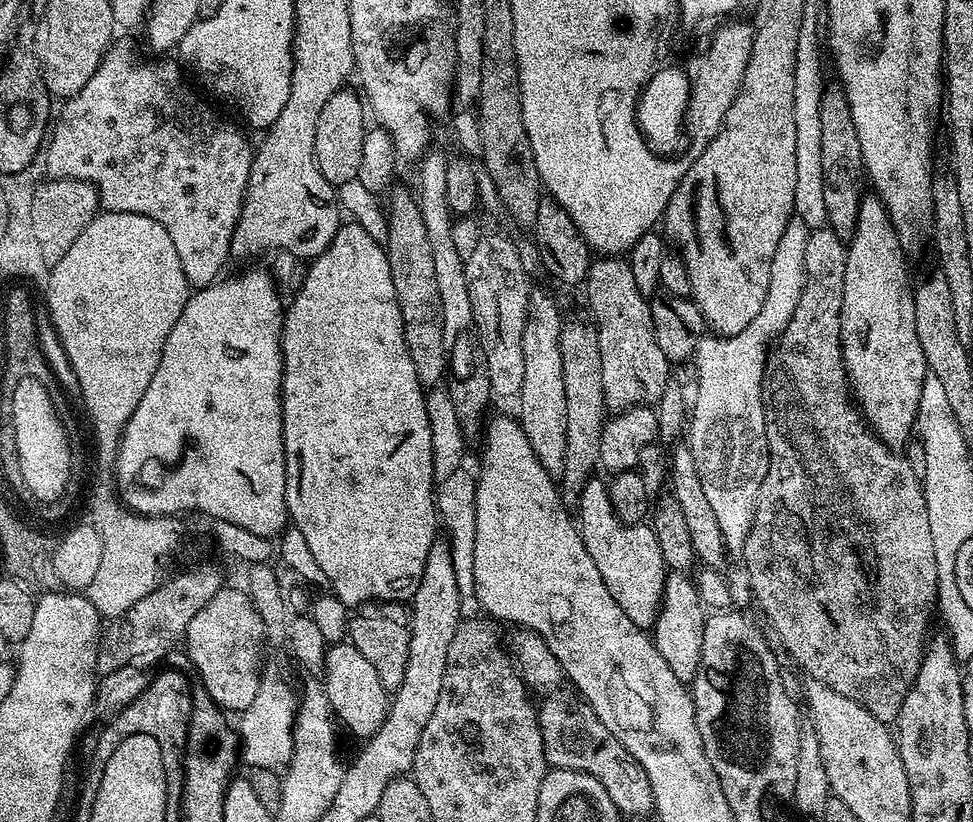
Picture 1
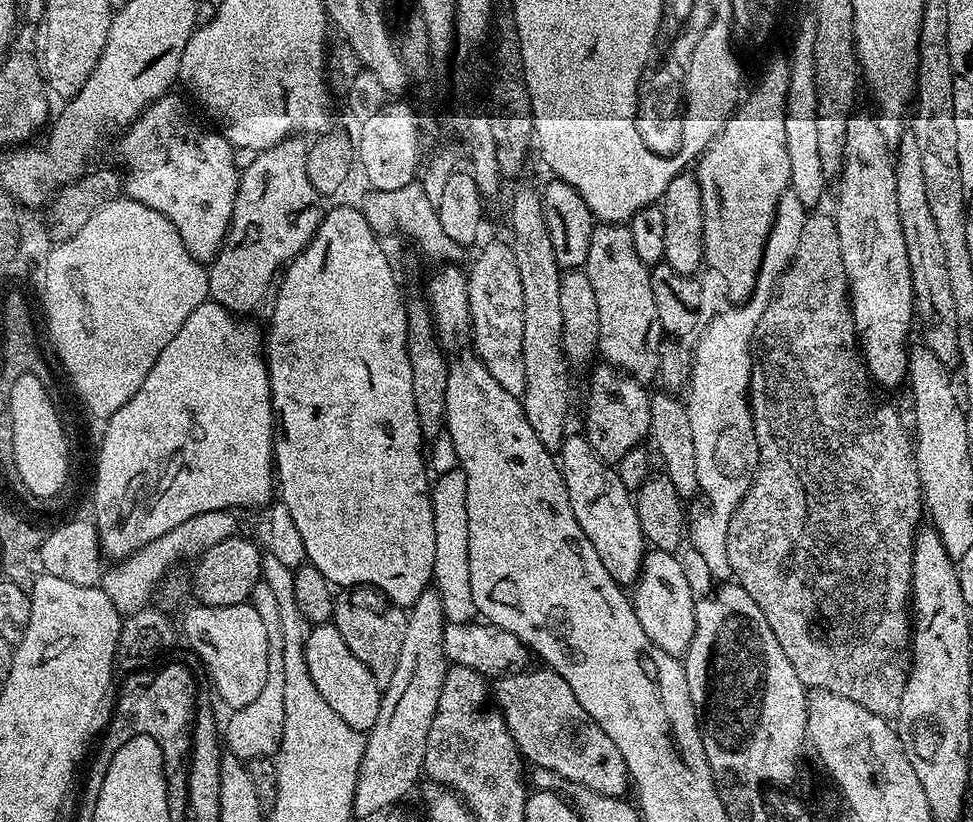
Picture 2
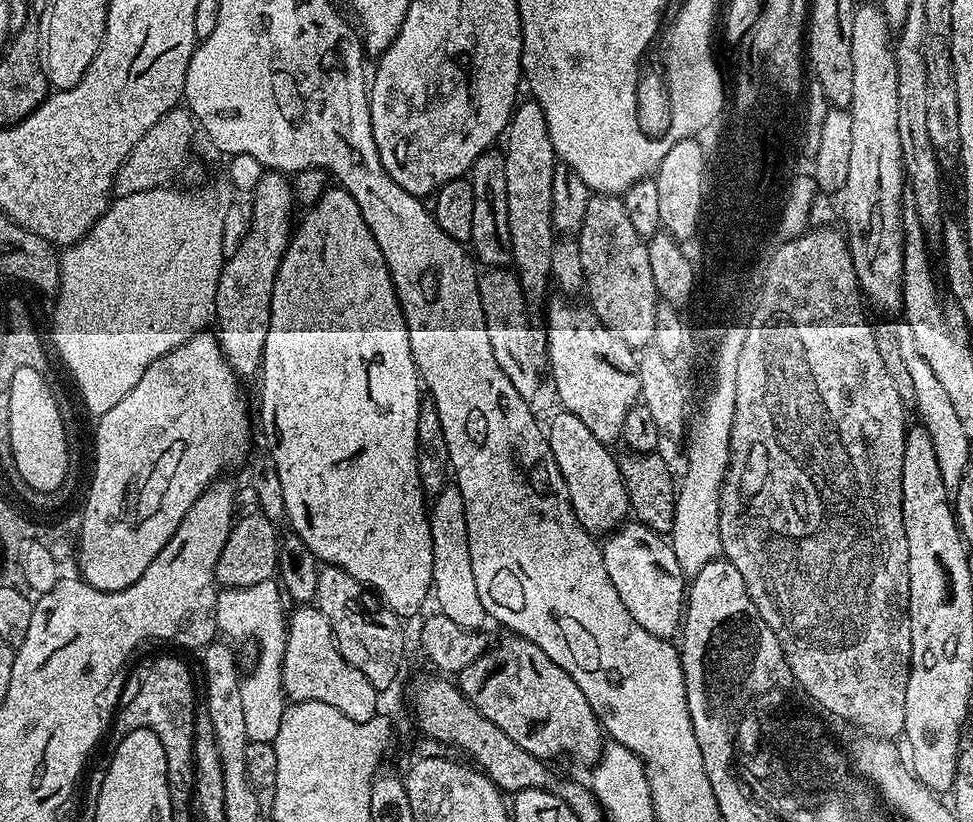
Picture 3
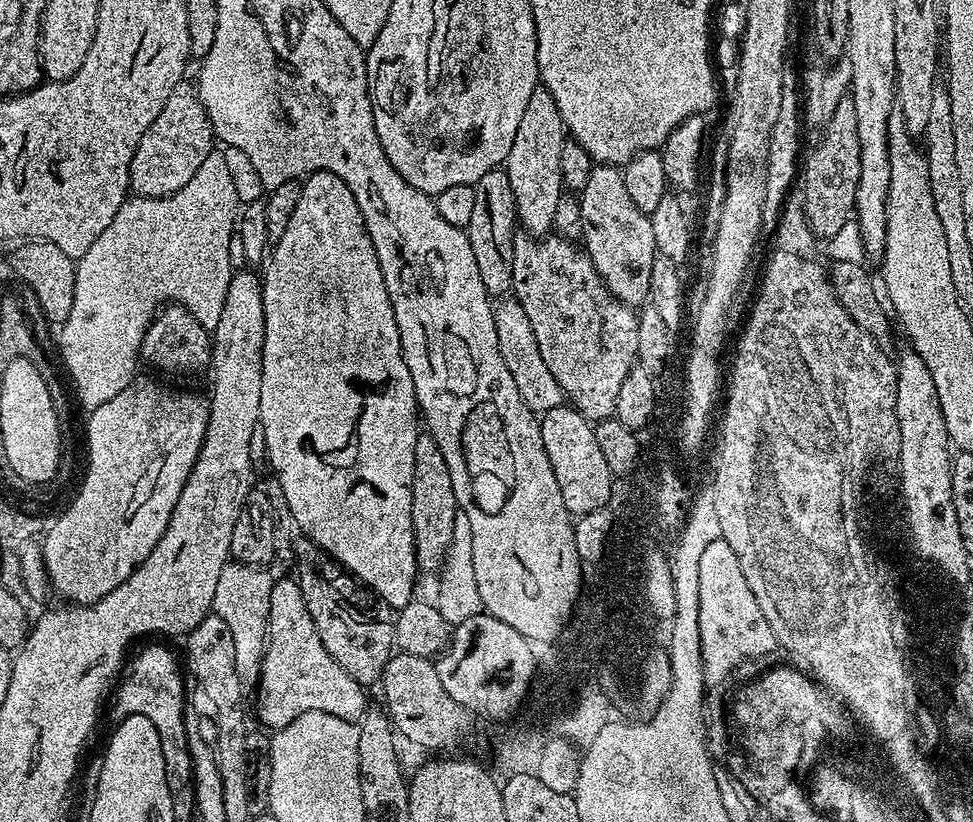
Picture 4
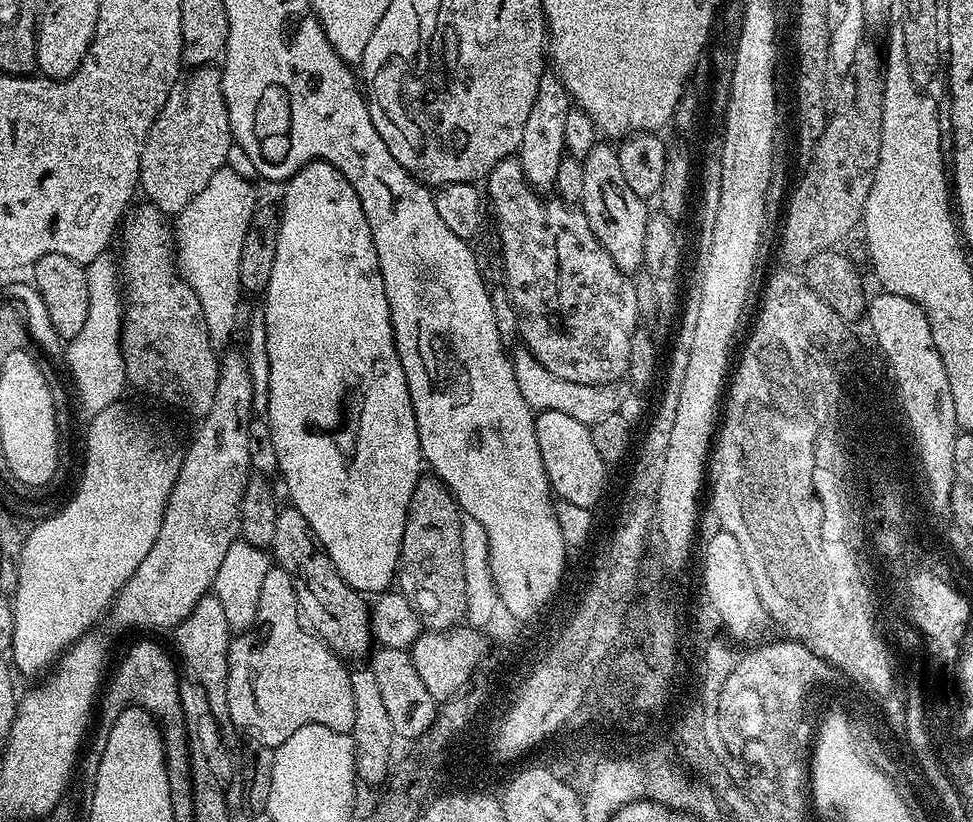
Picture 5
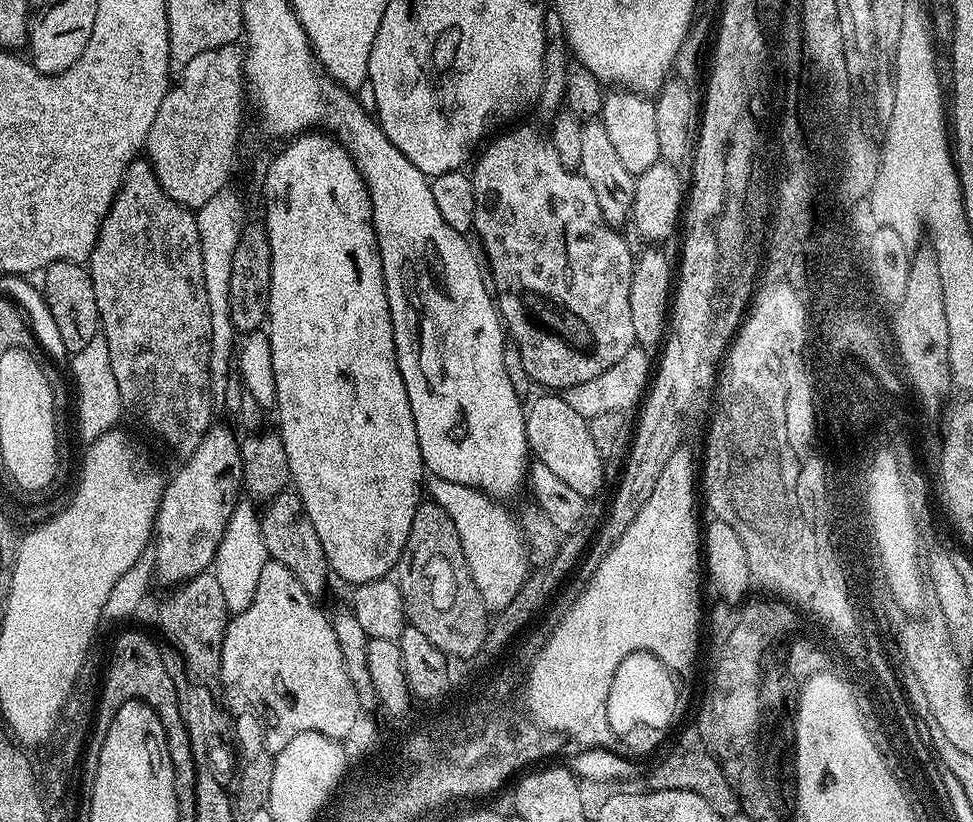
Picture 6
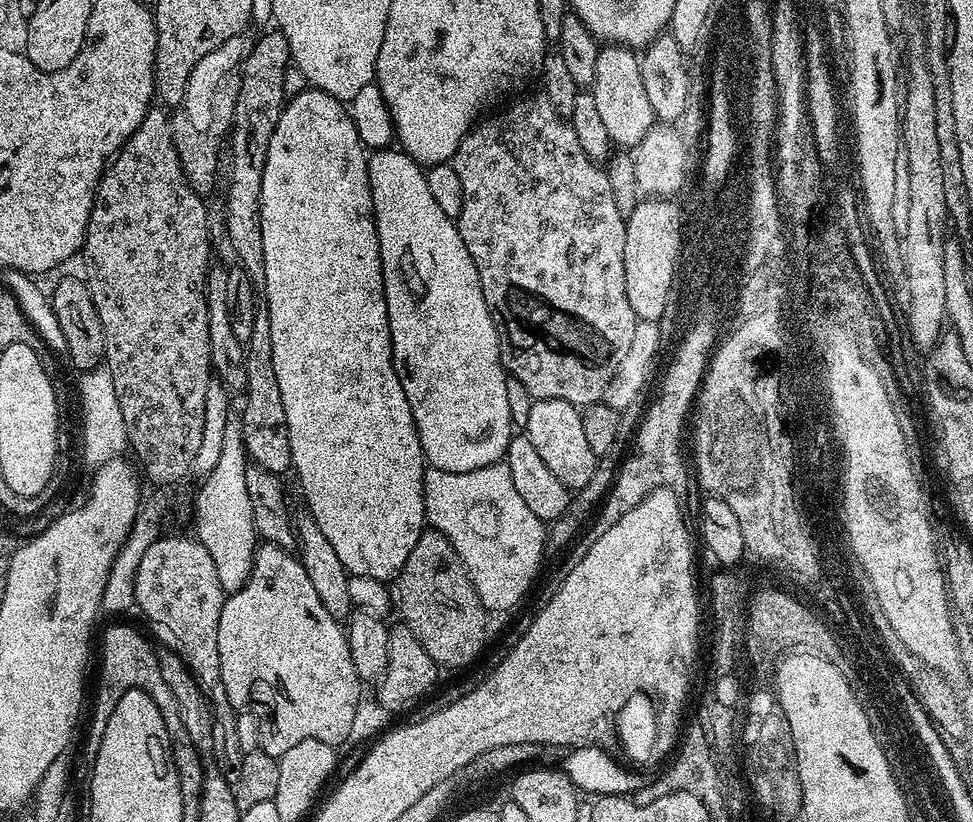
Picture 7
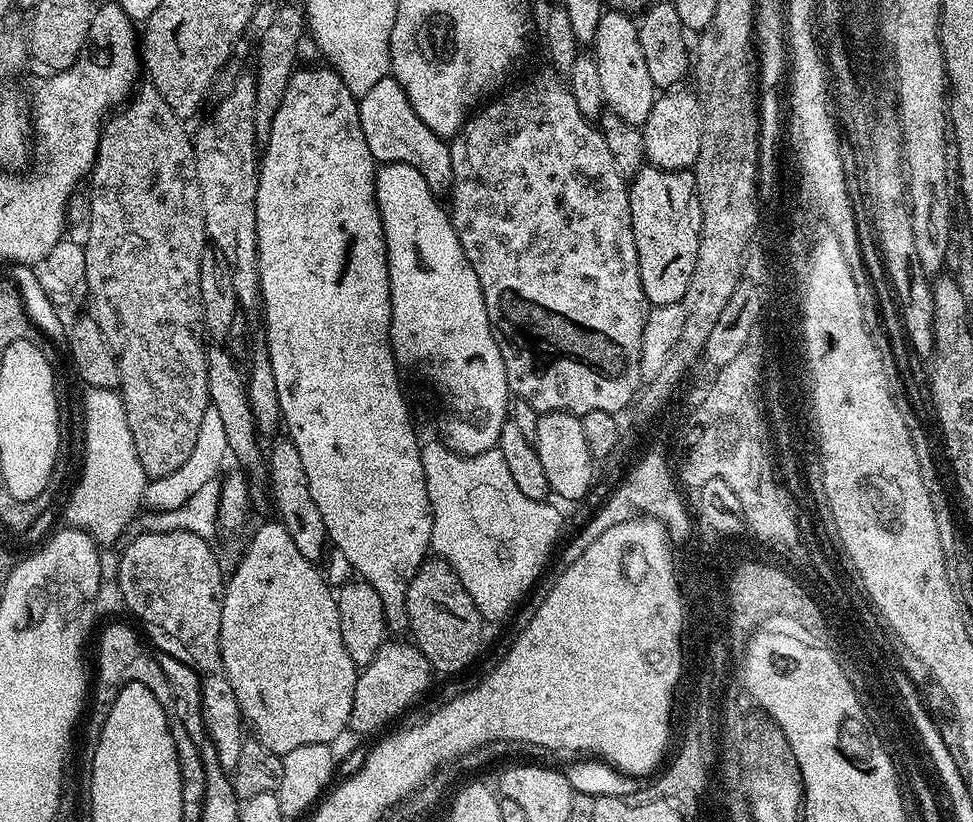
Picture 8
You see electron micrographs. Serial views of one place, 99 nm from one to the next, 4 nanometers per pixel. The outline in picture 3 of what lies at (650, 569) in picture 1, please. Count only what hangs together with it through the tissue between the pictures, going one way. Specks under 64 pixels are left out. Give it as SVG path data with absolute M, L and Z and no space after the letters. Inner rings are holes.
M560 410L549 424L546 424L548 445L558 462L558 470L566 482L574 514L587 532L611 534L629 519L628 491L620 473L617 457L611 456L609 445L598 442L589 428L574 414Z

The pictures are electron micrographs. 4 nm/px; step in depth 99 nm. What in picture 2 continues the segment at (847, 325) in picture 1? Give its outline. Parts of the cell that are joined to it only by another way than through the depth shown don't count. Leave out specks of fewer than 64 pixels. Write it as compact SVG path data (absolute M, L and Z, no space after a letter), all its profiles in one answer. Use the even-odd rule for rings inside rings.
M854 114L848 123L848 153L844 159L844 170L841 173L840 197L836 200L836 212L834 219L838 226L838 242L842 242L842 262L846 266L846 278L848 279L848 298L852 301L852 317L856 323L856 338L858 341L858 352L862 357L864 365L868 367L868 375L872 377L873 385L884 388L896 388L900 383L909 379L908 351L910 340L908 340L908 323L913 323L916 303L912 293L912 279L910 278L910 258L906 258L906 238L902 234L902 218L898 218L898 186L896 185L896 169L894 167L894 156L890 151L890 144L884 141L884 132L876 125L877 117L860 116Z

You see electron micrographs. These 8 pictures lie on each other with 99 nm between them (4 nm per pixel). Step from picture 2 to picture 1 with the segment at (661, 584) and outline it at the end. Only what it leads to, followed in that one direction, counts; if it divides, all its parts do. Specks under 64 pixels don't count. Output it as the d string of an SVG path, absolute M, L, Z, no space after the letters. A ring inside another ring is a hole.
M669 571L664 582L662 610L656 616L650 635L656 641L658 654L666 658L666 666L670 666L672 673L685 682L691 682L700 669L705 619L706 607L700 601L695 583L685 573Z

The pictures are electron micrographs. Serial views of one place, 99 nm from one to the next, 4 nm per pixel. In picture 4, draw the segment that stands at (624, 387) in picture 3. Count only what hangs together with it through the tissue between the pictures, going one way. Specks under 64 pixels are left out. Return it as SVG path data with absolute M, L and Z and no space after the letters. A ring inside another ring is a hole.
M527 234L514 236L510 292L522 310L526 310L526 318L530 318L534 339L538 341L538 350L542 353L542 362L546 362L546 370L550 370L558 386L562 386L571 407L593 422L613 419L618 390L622 390L626 374L630 374L637 363L639 315L610 294L583 247L568 243L555 234L543 238L533 238Z

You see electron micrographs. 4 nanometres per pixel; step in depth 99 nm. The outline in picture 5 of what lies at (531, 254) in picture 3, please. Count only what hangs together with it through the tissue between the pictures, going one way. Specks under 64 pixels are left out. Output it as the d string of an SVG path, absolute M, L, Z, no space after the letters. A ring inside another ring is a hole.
M545 70L542 82L538 82L538 95L534 97L534 106L526 117L526 126L522 129L522 142L518 159L528 183L537 190L551 189L558 178L558 166L566 155L566 114L574 107L562 78L554 70Z

